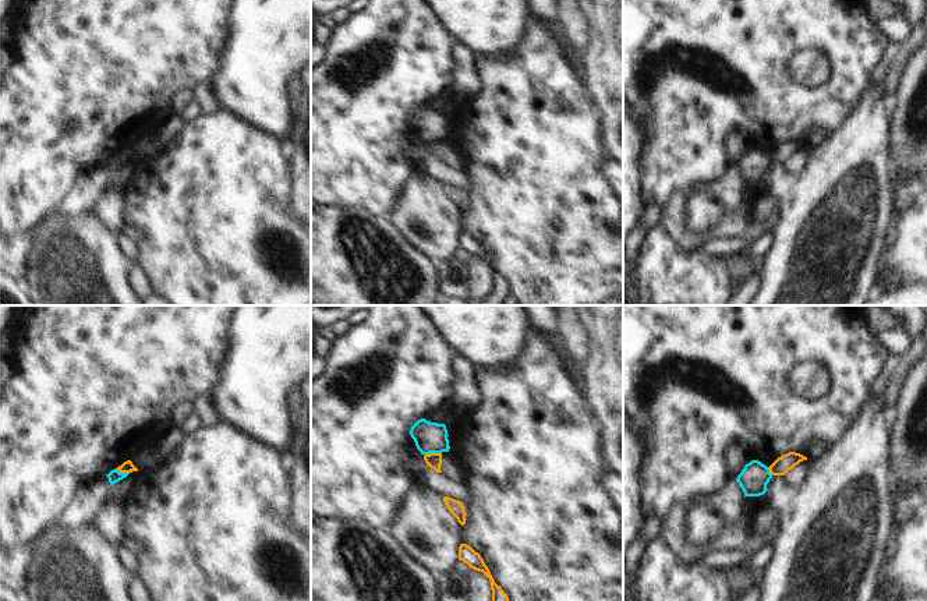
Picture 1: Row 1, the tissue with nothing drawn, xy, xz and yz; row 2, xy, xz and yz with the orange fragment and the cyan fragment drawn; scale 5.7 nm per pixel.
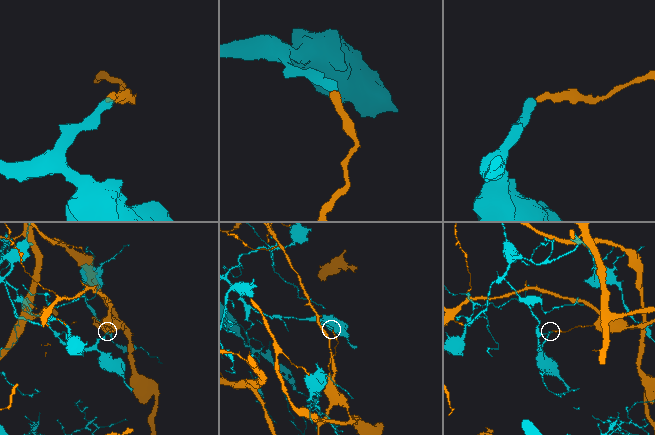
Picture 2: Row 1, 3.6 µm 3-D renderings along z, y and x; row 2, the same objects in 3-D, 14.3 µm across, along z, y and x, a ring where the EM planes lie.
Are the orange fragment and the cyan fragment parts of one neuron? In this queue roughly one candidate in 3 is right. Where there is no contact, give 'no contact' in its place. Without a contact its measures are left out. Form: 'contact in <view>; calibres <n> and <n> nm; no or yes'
contact in xz; calibres 90 and 180 nm; no

